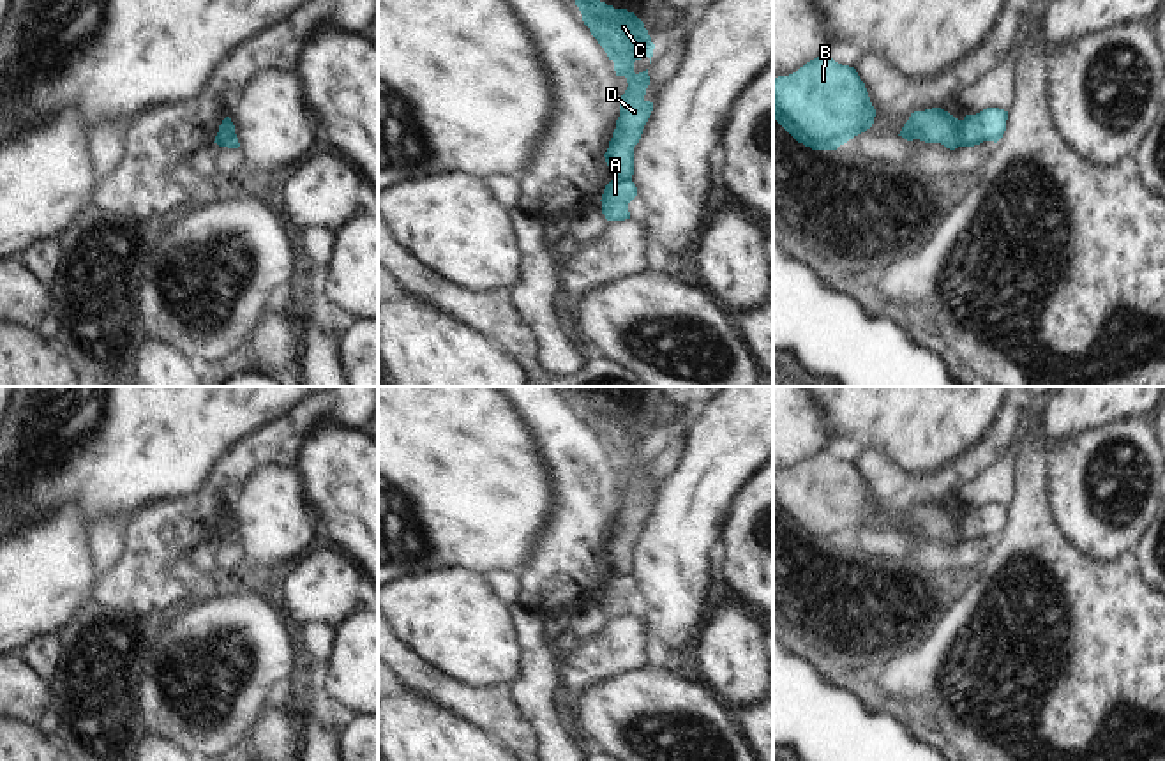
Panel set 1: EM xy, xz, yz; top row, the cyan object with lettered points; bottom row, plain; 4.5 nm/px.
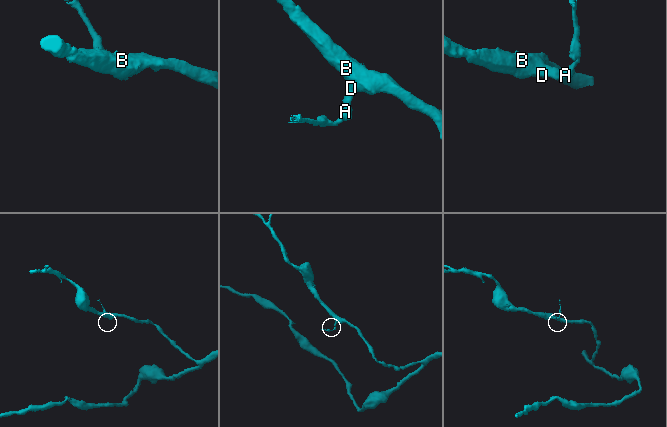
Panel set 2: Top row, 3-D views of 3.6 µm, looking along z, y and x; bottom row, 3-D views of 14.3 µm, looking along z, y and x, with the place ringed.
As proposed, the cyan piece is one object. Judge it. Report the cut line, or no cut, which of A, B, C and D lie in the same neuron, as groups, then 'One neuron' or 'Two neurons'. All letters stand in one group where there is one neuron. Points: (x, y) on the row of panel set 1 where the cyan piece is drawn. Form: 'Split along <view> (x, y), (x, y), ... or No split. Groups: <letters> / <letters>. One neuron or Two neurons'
Split along yz (962, 120), (959, 145). Groups: A / B C D. Two neurons

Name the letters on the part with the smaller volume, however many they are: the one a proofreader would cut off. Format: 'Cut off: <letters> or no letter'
Cut off: A

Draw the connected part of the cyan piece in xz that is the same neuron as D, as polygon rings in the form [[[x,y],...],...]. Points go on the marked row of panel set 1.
[[[575,0],[575,5],[591,35],[614,62],[616,76],[625,76],[628,83],[620,97],[620,117],[604,157],[614,178],[632,178],[634,147],[653,111],[653,102],[644,99],[648,69],[635,74],[634,62],[648,57],[651,64],[655,44],[644,23],[627,9],[614,9],[600,0]]]

